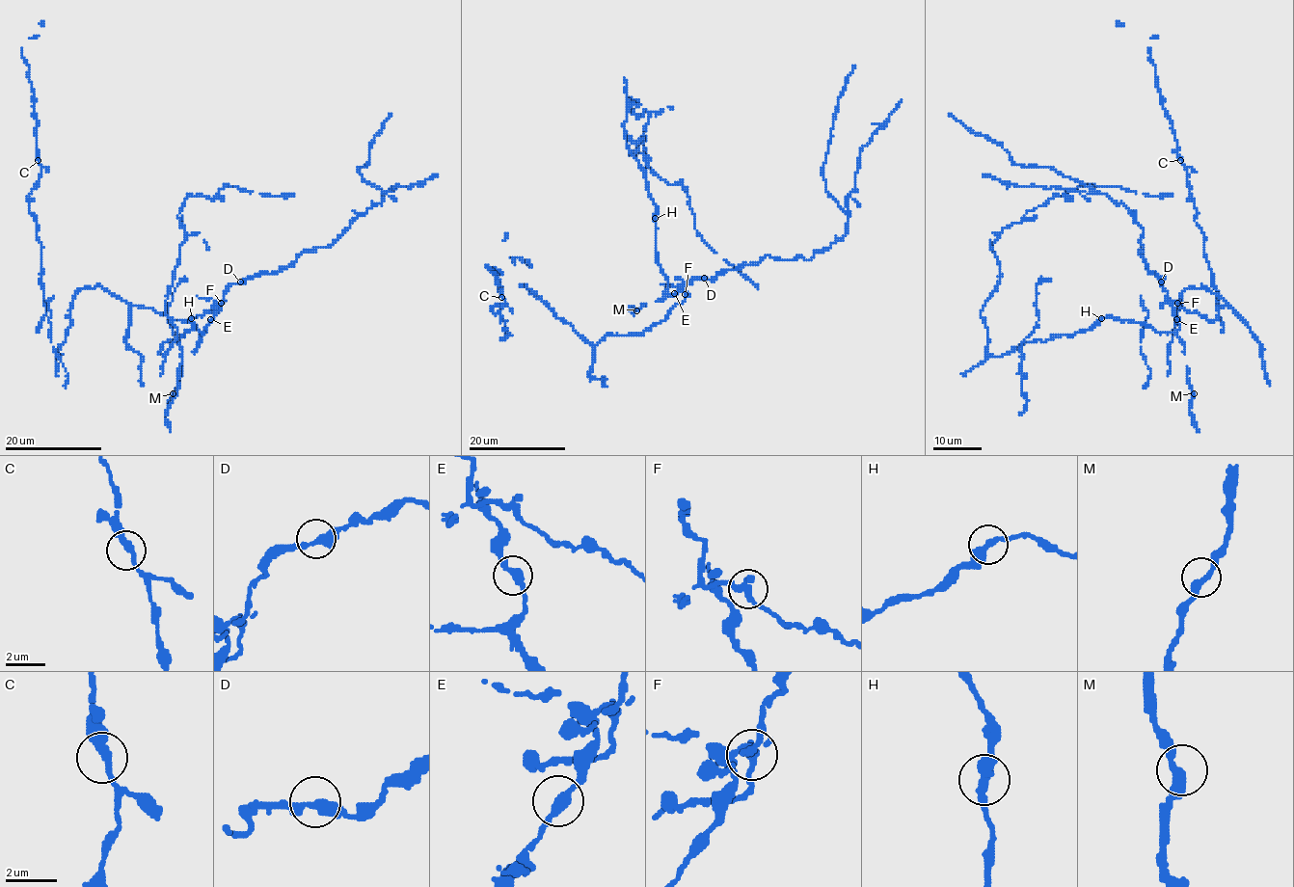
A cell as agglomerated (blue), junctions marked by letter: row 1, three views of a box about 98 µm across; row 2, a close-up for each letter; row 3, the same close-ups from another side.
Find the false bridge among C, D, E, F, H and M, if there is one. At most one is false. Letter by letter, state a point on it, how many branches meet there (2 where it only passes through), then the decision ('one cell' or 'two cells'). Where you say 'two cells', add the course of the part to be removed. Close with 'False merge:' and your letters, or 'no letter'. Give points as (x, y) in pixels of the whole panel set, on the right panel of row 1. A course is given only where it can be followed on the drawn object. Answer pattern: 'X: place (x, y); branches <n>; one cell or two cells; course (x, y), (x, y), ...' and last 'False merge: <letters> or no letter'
C: place (1180, 160); branches 2; one cell
D: place (1161, 282); branches 2; one cell
E: place (1176, 319); branches 2; one cell
F: place (1177, 303); branches 2; two cells
H: place (1101, 318); branches 2; one cell
M: place (1194, 393); branches 2; one cell
False merge: F

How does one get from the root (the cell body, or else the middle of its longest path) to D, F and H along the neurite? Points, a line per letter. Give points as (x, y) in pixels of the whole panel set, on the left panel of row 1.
D: (212, 321), (228, 287), (240, 282)
F: (212, 321), (218, 304), (222, 303)
H: (212, 321), (204, 333), (201, 333), (191, 322), (193, 315), (191, 318)

